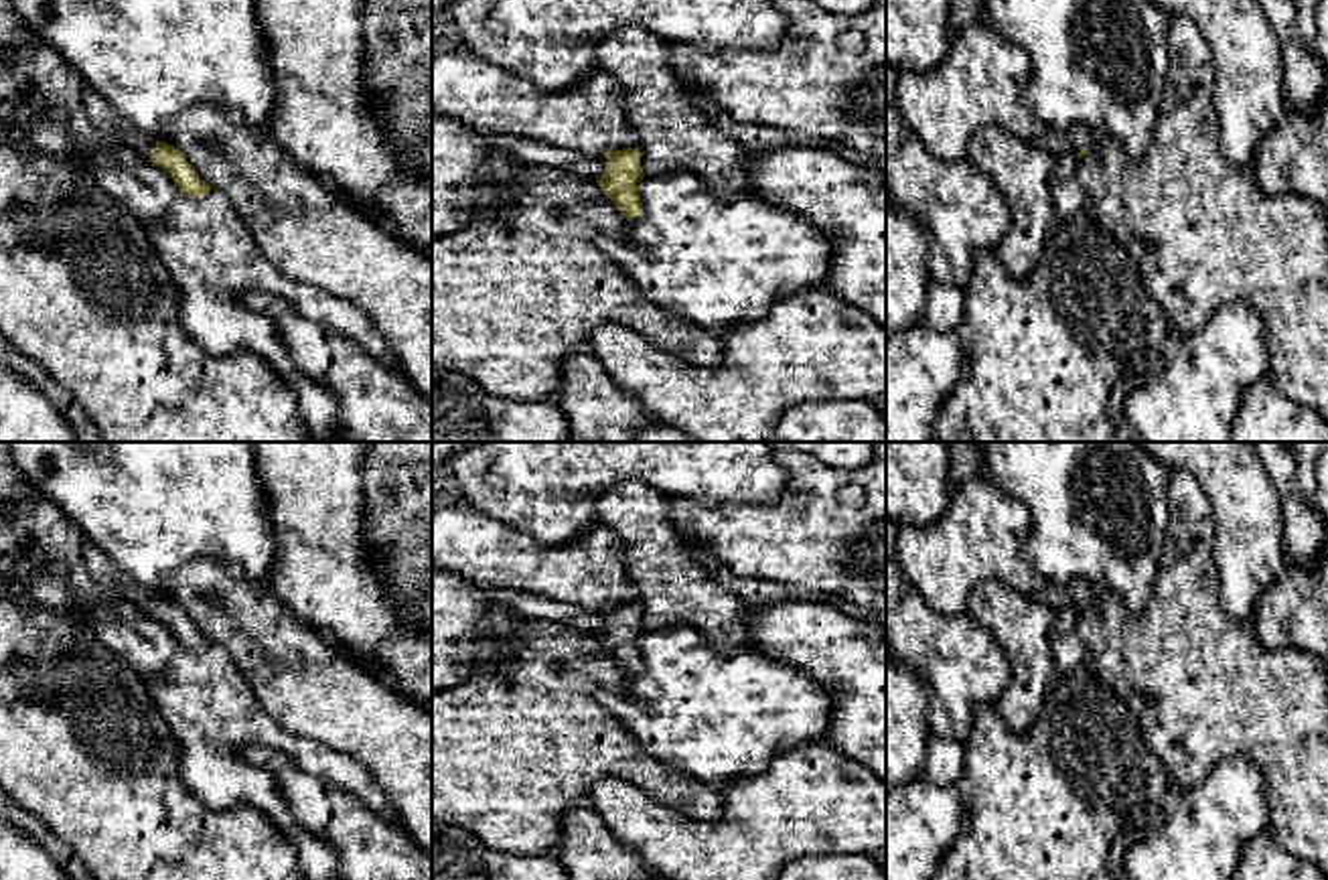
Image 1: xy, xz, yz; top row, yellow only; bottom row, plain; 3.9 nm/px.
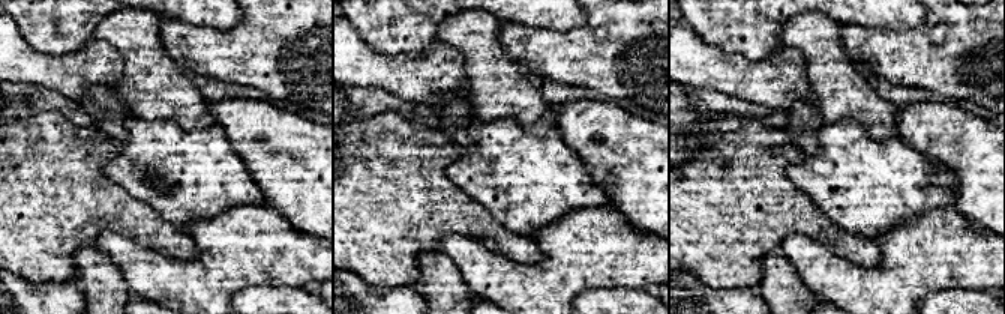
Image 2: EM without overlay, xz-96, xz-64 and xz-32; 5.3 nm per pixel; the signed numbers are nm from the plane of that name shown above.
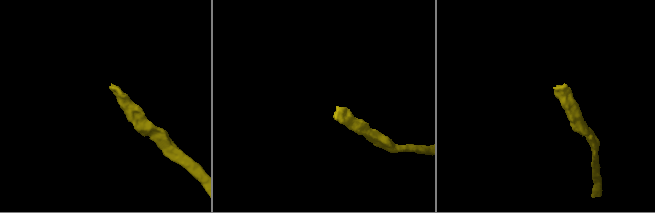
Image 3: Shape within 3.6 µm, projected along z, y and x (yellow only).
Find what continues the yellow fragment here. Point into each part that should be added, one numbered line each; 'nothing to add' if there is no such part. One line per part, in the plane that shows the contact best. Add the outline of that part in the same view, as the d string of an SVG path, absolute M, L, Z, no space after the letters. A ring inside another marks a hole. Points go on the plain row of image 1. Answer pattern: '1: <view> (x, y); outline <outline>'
1: xy (104, 572); outline M89 541L83 543L83 564L91 582L112 592L118 600L126 600L150 614L156 596L148 588L140 586L132 576L128 576L114 560L99 552Z

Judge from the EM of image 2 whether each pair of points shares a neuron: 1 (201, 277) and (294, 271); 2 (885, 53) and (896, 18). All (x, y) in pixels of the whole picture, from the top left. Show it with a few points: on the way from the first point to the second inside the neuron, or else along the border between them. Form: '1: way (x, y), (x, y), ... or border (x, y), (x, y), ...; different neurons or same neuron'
1: way (224, 271), (272, 271); same neuron
2: border (926, 17), (914, 29), (858, 26); different neurons

